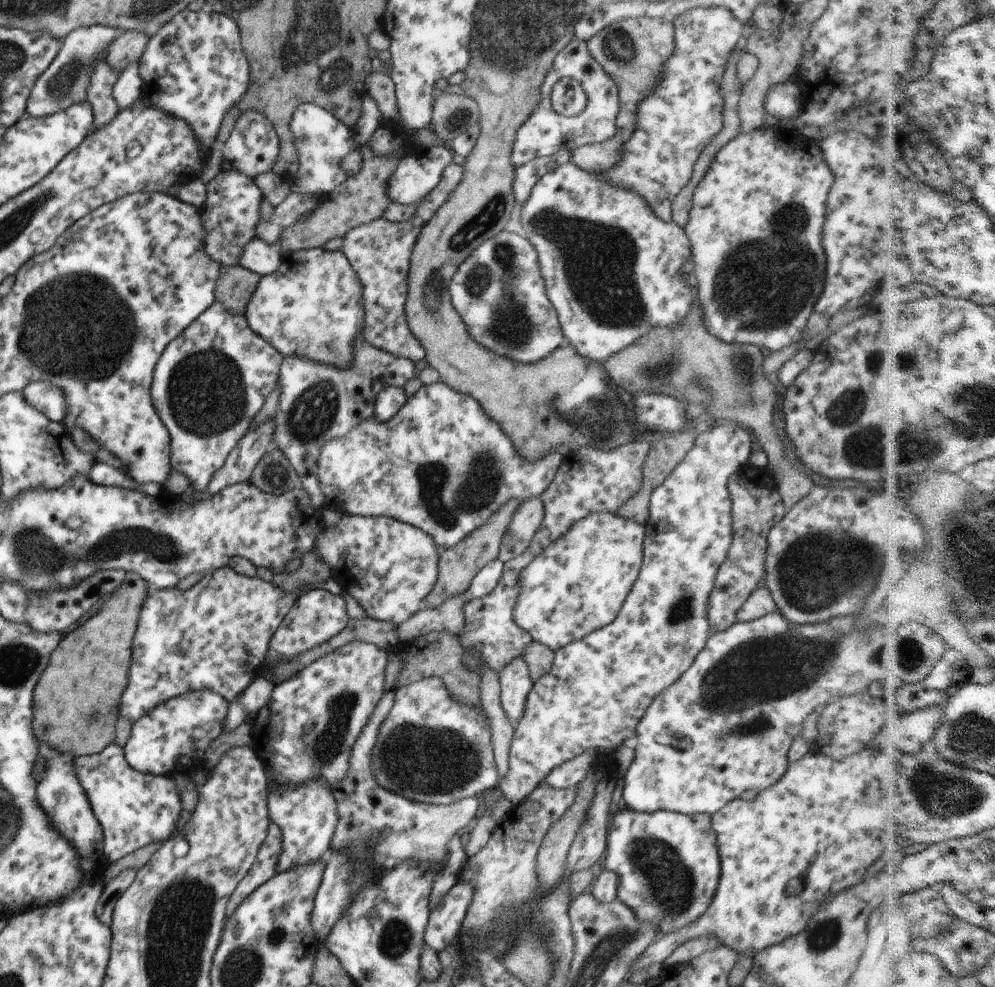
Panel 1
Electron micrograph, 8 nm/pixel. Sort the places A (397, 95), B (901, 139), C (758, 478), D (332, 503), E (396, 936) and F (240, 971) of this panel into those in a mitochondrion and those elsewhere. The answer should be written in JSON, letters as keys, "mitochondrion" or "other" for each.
{"A":"other","B":"other","C":"other","D":"other","E":"mitochondrion","F":"mitochondrion"}

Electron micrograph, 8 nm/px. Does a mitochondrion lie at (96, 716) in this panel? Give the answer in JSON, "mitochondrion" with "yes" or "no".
{"mitochondrion":"yes"}

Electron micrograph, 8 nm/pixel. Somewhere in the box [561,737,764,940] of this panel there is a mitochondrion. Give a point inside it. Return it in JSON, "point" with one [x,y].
{"point":[657,860]}

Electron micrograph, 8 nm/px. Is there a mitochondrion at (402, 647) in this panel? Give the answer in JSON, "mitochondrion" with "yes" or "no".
{"mitochondrion":"no"}

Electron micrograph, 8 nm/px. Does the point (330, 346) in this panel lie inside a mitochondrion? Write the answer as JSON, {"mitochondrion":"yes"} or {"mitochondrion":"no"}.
{"mitochondrion":"yes"}

